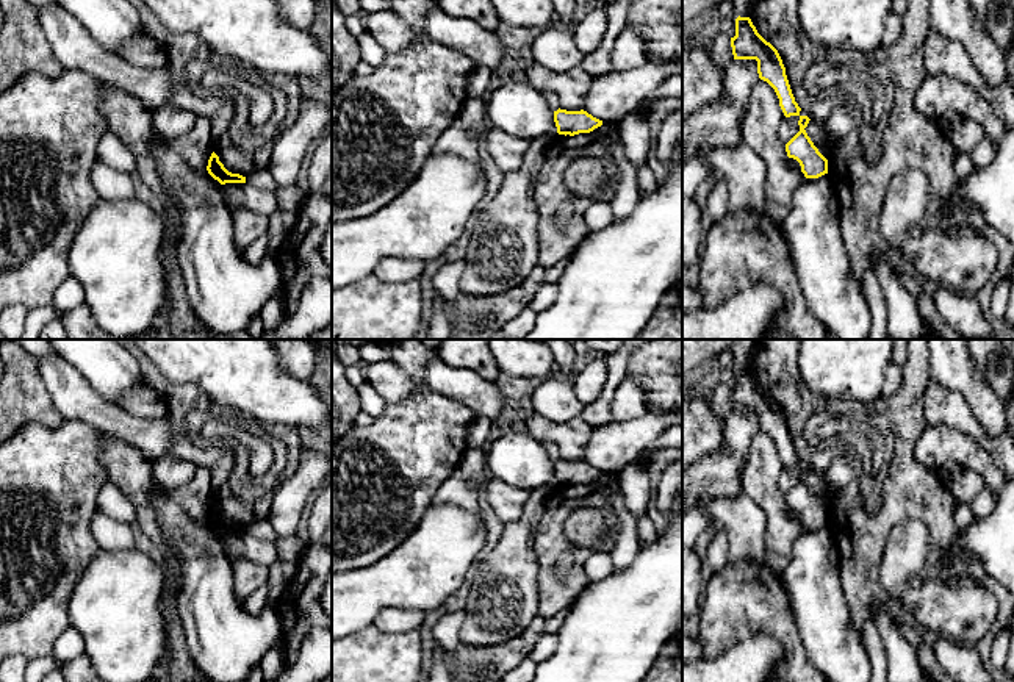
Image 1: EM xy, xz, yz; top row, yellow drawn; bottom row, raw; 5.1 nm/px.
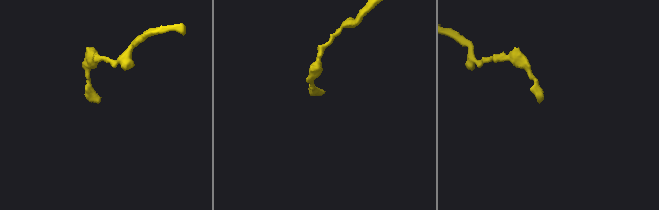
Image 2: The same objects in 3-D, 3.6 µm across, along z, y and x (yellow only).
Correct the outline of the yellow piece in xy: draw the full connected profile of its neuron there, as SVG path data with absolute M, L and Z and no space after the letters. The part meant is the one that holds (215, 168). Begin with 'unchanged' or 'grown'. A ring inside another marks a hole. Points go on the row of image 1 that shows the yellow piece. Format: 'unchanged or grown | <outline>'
unchanged | M213 152L208 166L207 166L208 174L218 180L221 185L225 183L246 183L246 177L239 174L232 174L228 172L224 164L219 161L219 156Z

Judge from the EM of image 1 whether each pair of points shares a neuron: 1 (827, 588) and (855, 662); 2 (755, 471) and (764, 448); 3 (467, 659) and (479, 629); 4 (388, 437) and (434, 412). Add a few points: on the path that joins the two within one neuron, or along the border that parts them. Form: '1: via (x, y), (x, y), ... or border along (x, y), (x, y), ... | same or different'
1: via (827, 607), (827, 632), (836, 643) | same
2: via (761, 465), (764, 454) | same
3: border along (460, 638), (470, 645), (501, 645), (509, 642) | different
4: via (399, 437), (409, 437), (423, 423) | same

